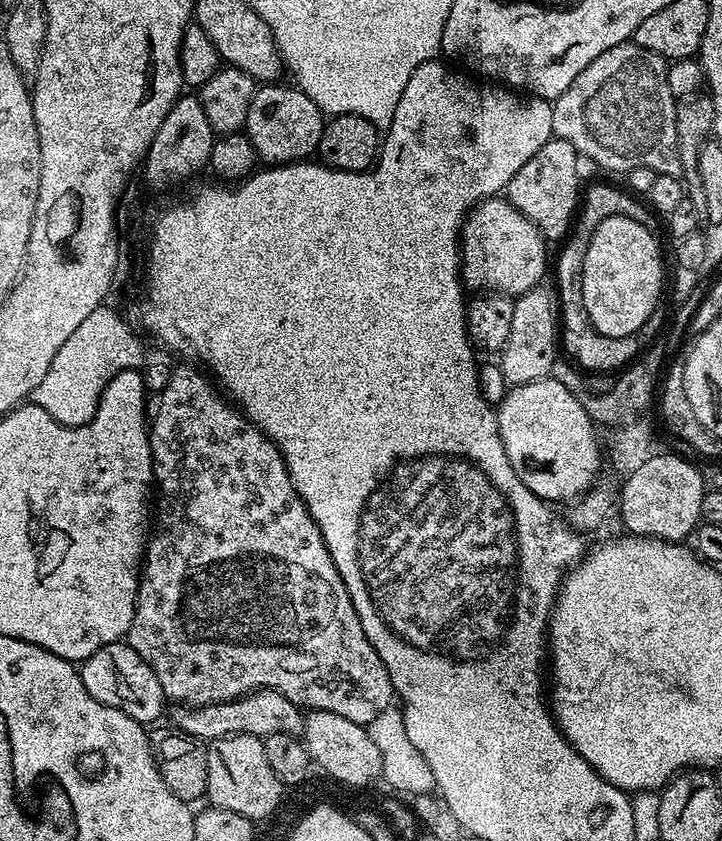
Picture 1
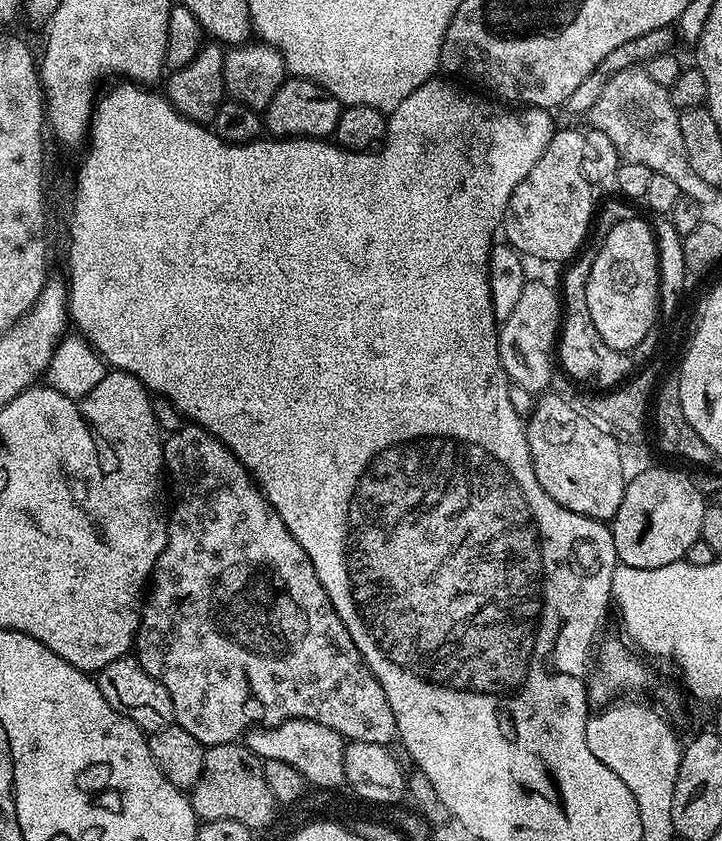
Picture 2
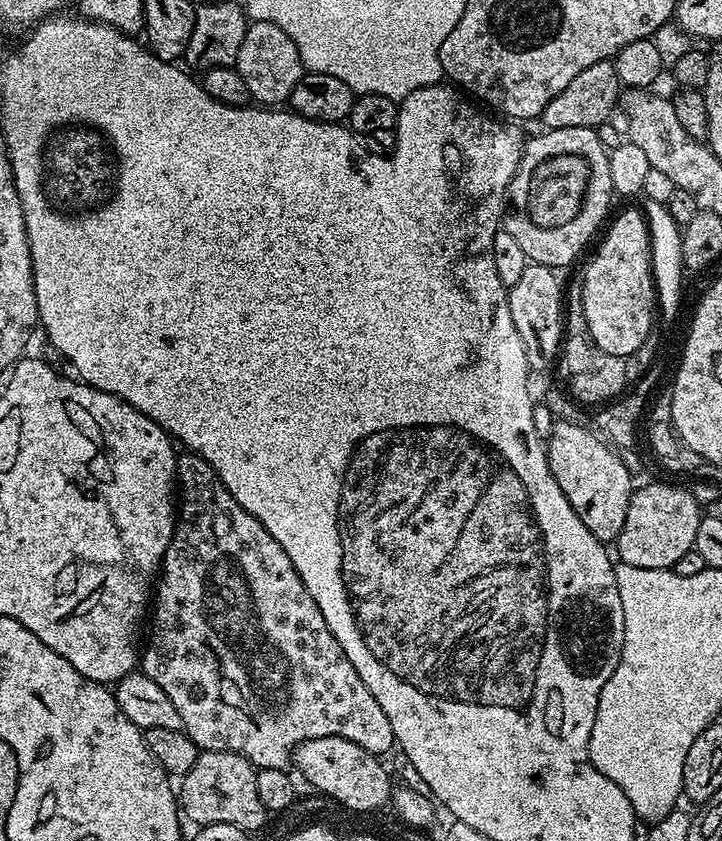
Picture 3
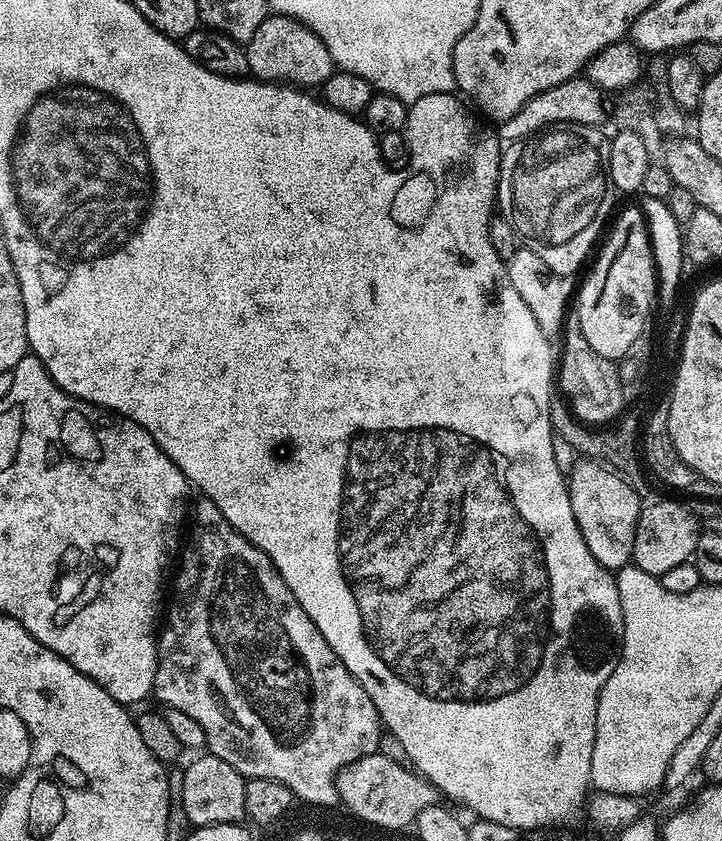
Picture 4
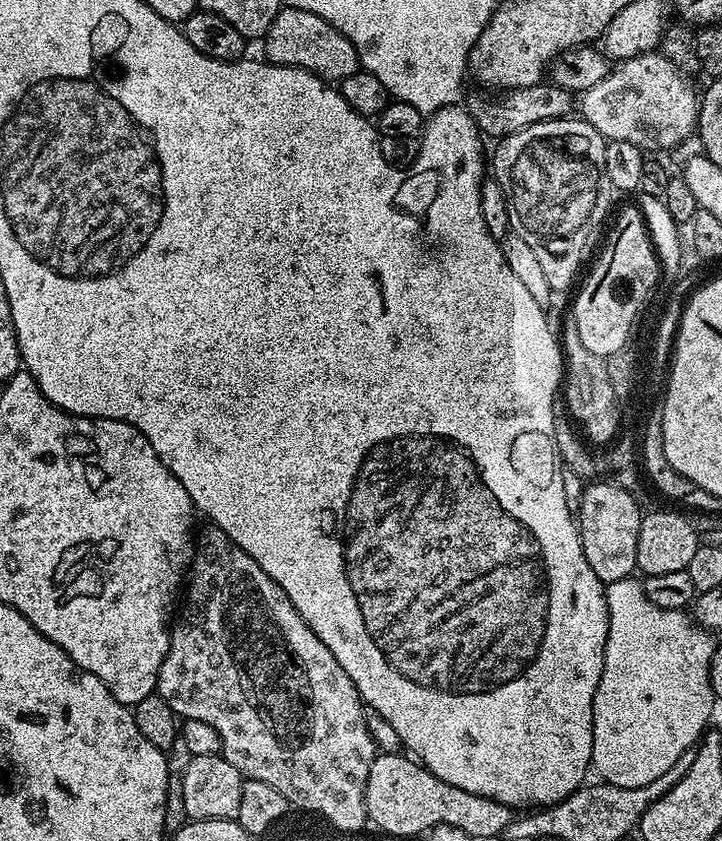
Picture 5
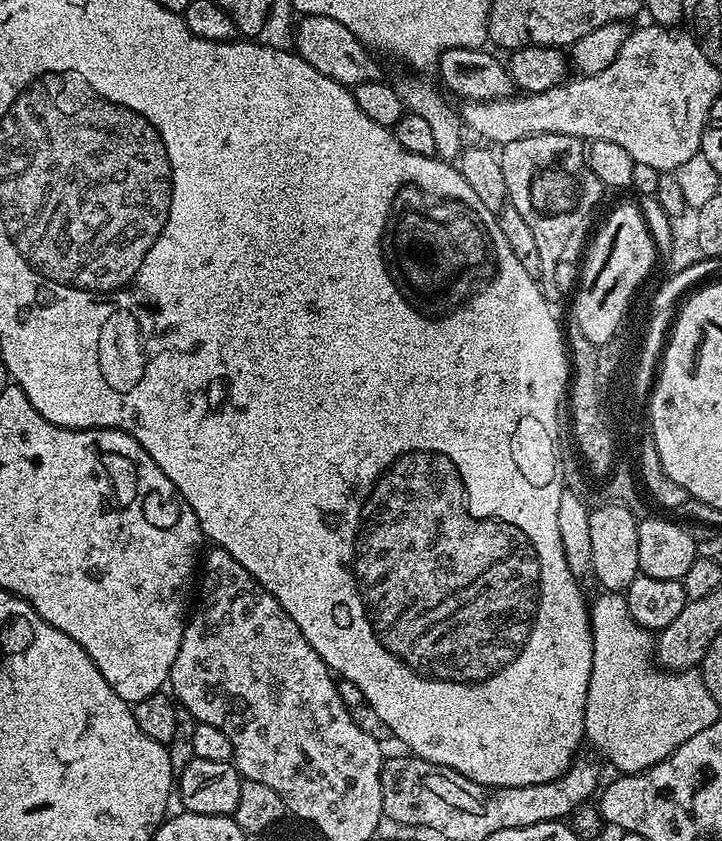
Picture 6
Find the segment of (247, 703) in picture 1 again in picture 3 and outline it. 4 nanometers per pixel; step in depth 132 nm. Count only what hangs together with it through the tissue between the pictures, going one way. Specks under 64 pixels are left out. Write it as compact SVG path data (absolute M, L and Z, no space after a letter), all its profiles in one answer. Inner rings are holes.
M323 736L297 744L294 750L298 762L294 767L295 771L307 773L309 780L319 784L325 792L340 797L344 803L351 804L353 808L369 808L384 800L387 791L387 777L390 775L389 769L384 769L376 761L379 759L362 746L346 738Z

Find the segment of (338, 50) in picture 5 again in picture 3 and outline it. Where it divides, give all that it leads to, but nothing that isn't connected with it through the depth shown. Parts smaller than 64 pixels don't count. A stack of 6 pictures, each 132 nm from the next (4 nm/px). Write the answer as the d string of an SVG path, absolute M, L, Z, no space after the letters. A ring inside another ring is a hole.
M265 20L249 23L242 46L234 54L236 73L246 82L249 97L260 106L280 106L305 79L306 69L298 54L298 46L278 26Z

